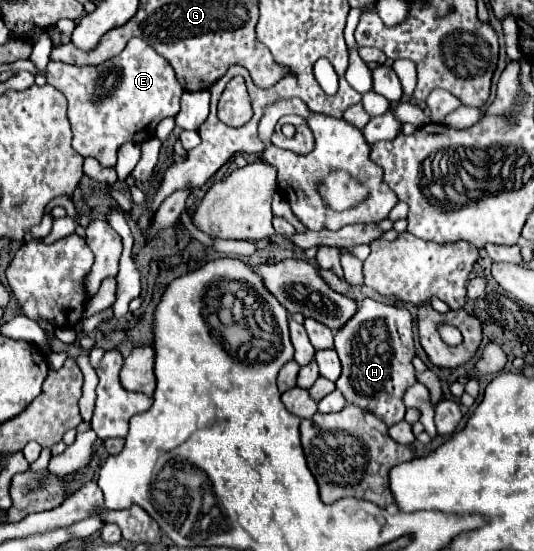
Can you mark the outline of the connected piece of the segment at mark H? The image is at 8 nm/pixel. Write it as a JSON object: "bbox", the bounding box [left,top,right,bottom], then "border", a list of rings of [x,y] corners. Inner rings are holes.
{"bbox":[334,299,416,427],"border":[[[364,299],[360,301],[358,313],[334,335],[334,341],[334,349],[342,361],[342,375],[336,381],[336,389],[344,393],[348,403],[378,415],[388,427],[400,423],[406,413],[402,401],[404,391],[416,383],[412,367],[414,337],[410,311],[382,301]]]}

